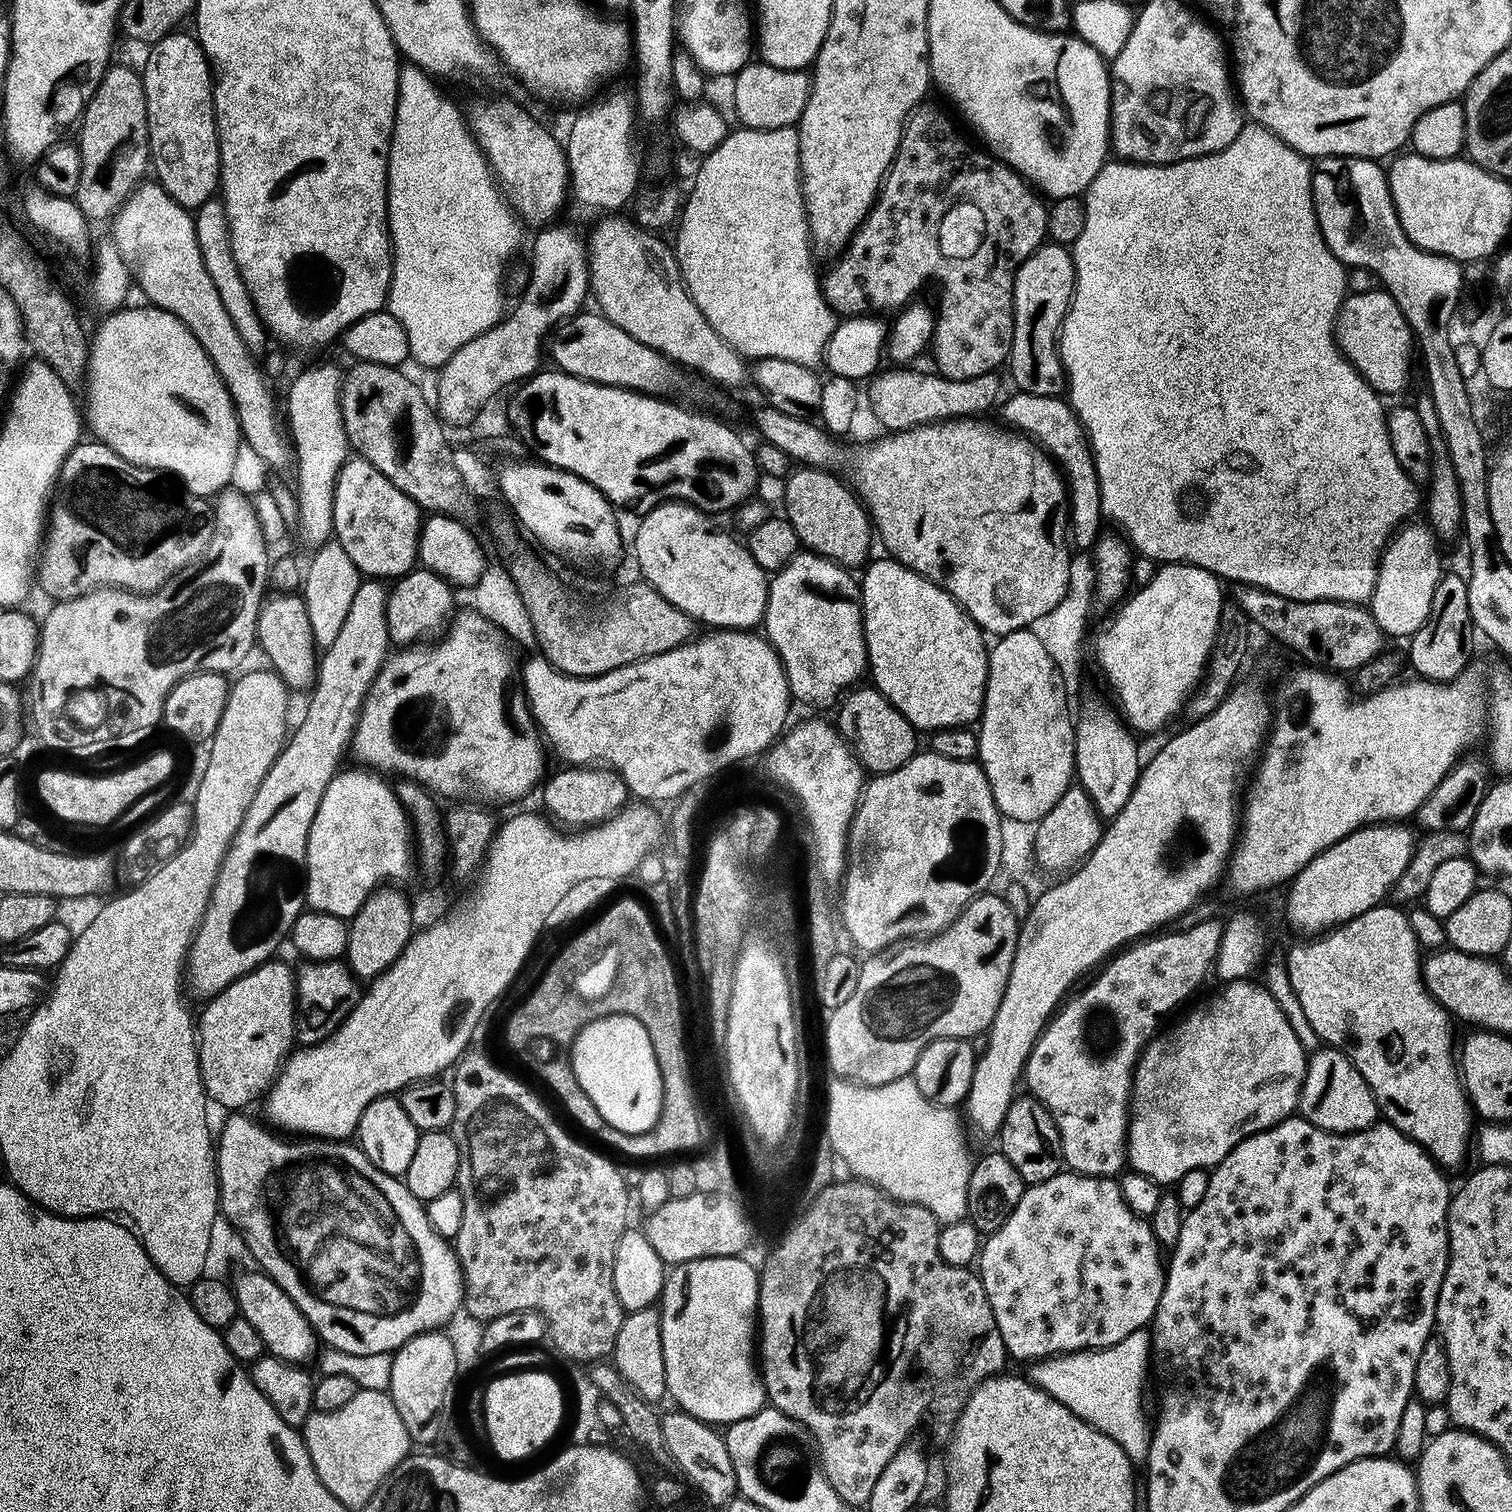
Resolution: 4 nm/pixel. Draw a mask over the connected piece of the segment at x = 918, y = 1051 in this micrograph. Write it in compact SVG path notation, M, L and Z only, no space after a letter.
M989 890L983 896L975 896L955 922L936 935L901 943L891 950L869 955L861 963L858 986L854 994L850 994L850 1002L831 1009L829 1016L832 1017L824 1032L828 1064L837 1077L877 1088L879 1084L905 1079L930 1042L942 1038L967 1040L976 1038L979 1032L980 1035L987 1033L994 1014L998 1014L1020 937L1020 924L1014 910L1010 910L1003 895L994 893Z

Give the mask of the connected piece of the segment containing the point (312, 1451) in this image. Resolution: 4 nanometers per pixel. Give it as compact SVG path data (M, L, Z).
M359 1389L346 1406L336 1411L313 1411L302 1435L322 1486L349 1510L363 1510L384 1479L410 1455L408 1431L387 1391Z

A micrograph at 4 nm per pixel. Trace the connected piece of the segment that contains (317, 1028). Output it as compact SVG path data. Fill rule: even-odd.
M314 960L301 963L296 977L296 1040L301 1045L321 1044L352 1013L362 995L361 985L347 963L340 960Z

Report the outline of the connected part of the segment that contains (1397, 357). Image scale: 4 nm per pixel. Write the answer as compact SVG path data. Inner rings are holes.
M1387 291L1360 292L1357 296L1349 295L1341 304L1336 317L1335 338L1341 352L1348 362L1360 371L1361 378L1377 392L1400 392L1408 384L1412 376L1412 352L1414 356L1414 337L1408 327L1408 320L1400 312L1400 308L1392 303Z

